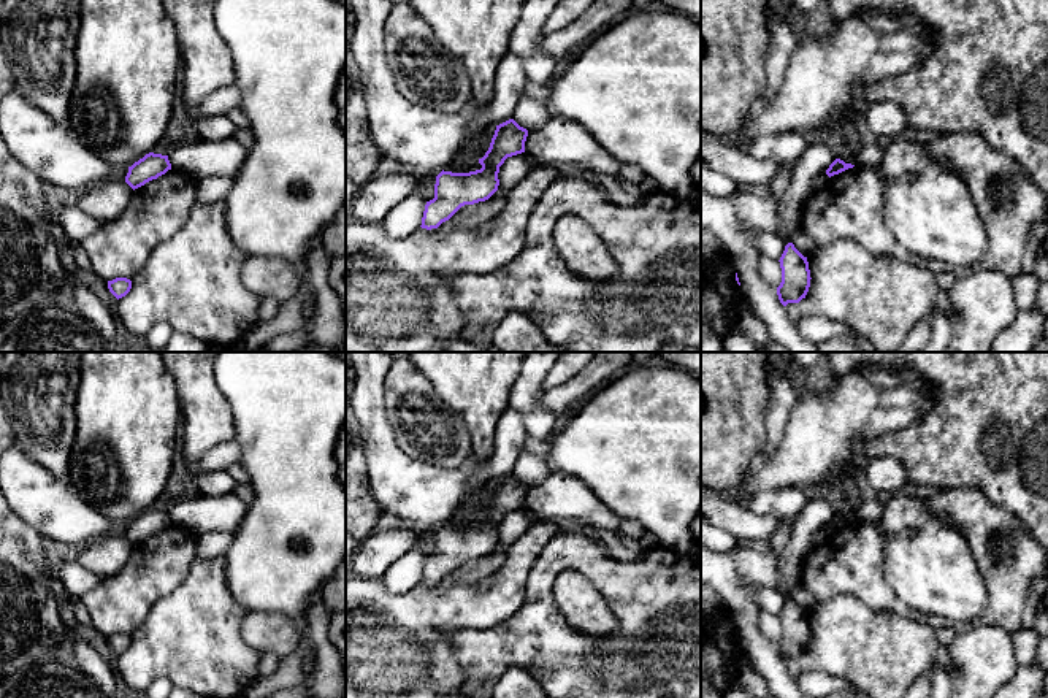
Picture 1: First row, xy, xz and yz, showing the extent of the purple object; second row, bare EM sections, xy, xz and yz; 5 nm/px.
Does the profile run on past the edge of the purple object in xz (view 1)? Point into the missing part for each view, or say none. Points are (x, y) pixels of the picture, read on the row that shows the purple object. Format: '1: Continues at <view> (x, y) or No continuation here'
1: No continuation here

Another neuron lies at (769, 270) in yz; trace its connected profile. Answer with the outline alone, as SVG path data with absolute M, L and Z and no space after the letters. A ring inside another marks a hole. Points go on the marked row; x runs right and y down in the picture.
M763 259L759 263L759 274L769 286L778 287L782 282L780 262Z

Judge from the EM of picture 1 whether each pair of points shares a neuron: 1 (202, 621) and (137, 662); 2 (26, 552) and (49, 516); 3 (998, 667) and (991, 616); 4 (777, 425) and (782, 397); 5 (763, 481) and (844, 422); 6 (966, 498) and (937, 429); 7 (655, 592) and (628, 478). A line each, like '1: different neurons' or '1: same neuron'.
1: same neuron
2: different neurons
3: different neurons
4: same neuron
5: same neuron
6: different neurons
7: different neurons

